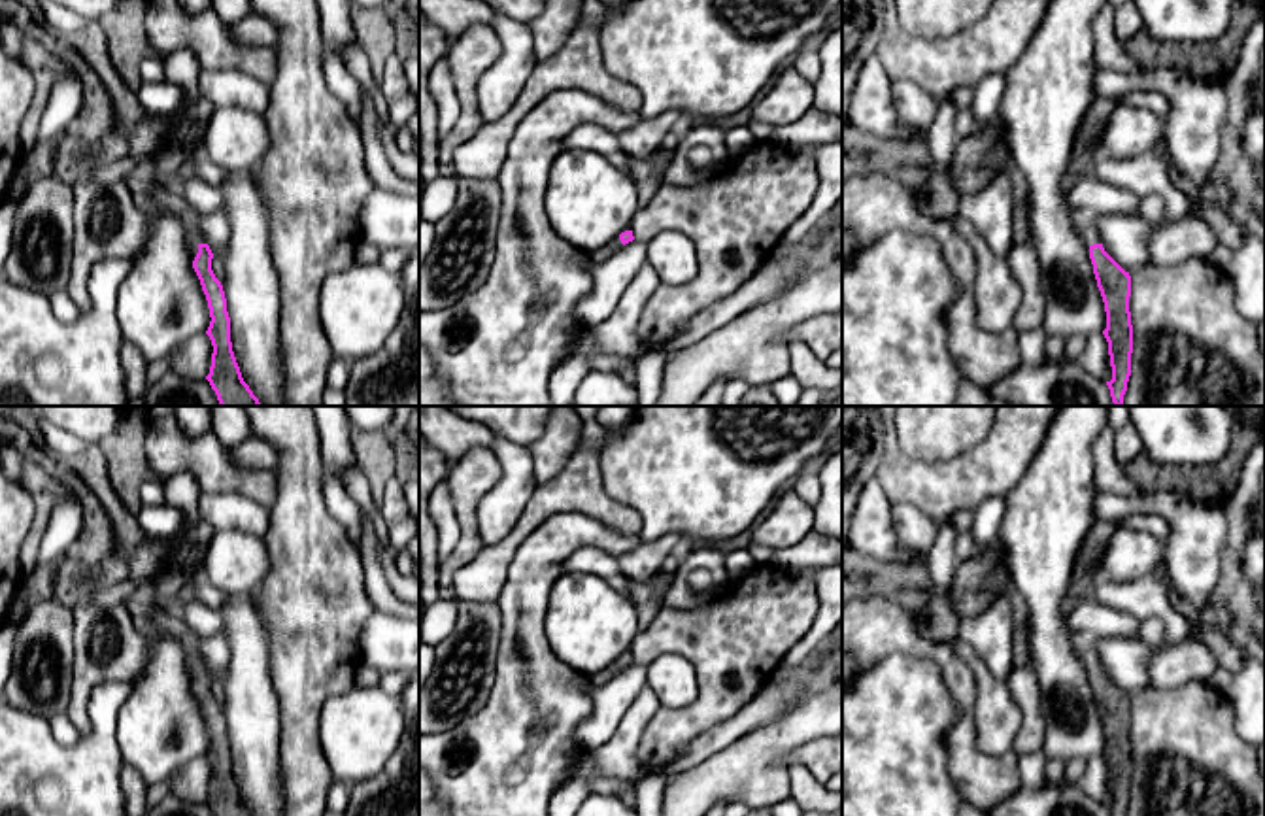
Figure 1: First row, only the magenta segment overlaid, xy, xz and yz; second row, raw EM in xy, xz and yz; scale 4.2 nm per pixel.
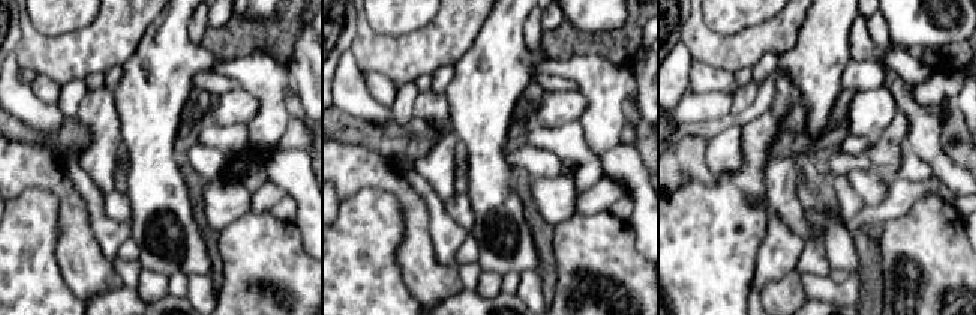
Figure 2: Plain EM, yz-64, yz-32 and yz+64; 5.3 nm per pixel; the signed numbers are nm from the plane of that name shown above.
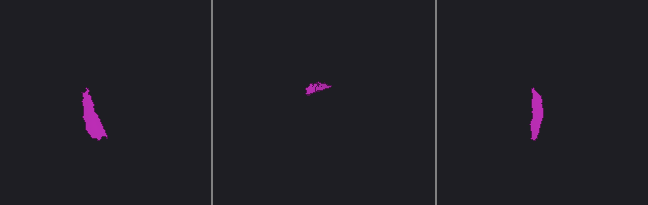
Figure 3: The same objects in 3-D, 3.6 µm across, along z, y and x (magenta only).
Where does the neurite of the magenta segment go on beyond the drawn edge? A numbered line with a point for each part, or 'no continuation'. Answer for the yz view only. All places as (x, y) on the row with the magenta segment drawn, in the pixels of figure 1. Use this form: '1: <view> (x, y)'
1: yz (1088, 229)

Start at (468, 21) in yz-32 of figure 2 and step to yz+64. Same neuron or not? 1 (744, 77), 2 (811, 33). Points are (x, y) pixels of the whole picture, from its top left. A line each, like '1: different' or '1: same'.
1: different
2: different

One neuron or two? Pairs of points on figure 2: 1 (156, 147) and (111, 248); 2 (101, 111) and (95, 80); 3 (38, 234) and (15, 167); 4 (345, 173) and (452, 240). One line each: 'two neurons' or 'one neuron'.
1: two neurons
2: two neurons
3: two neurons
4: two neurons

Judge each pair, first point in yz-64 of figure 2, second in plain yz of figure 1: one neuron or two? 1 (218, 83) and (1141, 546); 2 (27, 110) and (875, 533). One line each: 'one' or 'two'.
1: two
2: one

